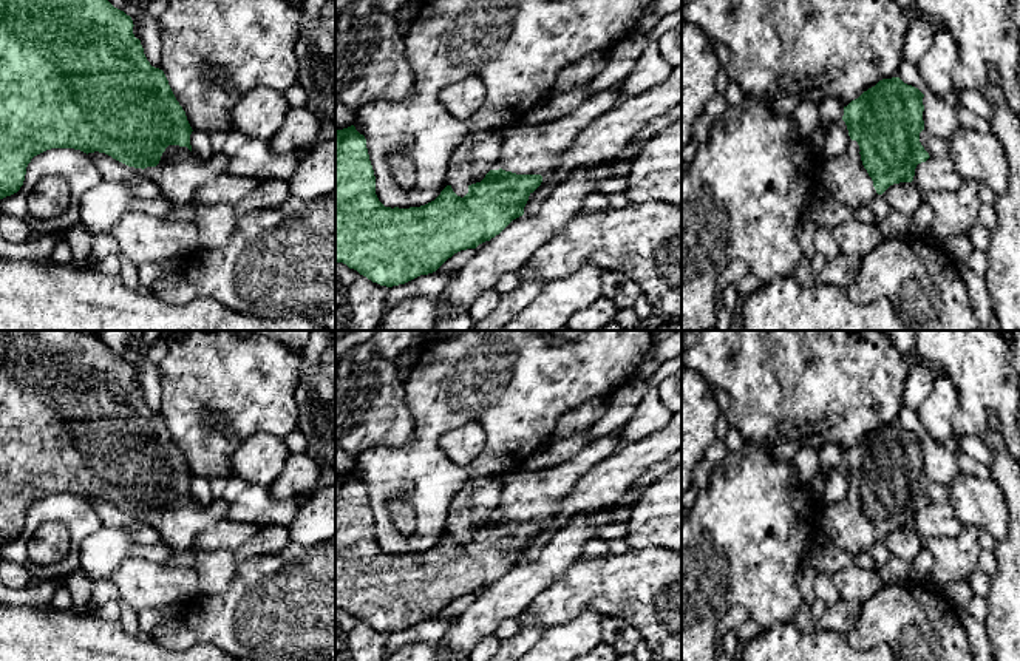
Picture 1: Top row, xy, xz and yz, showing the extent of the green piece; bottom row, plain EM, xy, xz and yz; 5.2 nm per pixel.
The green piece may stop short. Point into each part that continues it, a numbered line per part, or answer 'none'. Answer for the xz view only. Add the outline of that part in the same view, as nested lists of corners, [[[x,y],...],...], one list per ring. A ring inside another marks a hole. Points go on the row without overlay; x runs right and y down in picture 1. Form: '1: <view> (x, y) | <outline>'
1: xz (526, 494) | [[[621,434],[587,443],[569,462],[538,469],[516,469],[502,477],[498,513],[516,520],[549,520],[553,508],[569,491],[607,456],[617,453]]]

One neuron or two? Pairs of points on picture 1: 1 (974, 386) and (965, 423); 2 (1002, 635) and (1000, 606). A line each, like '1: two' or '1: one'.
1: one
2: one

